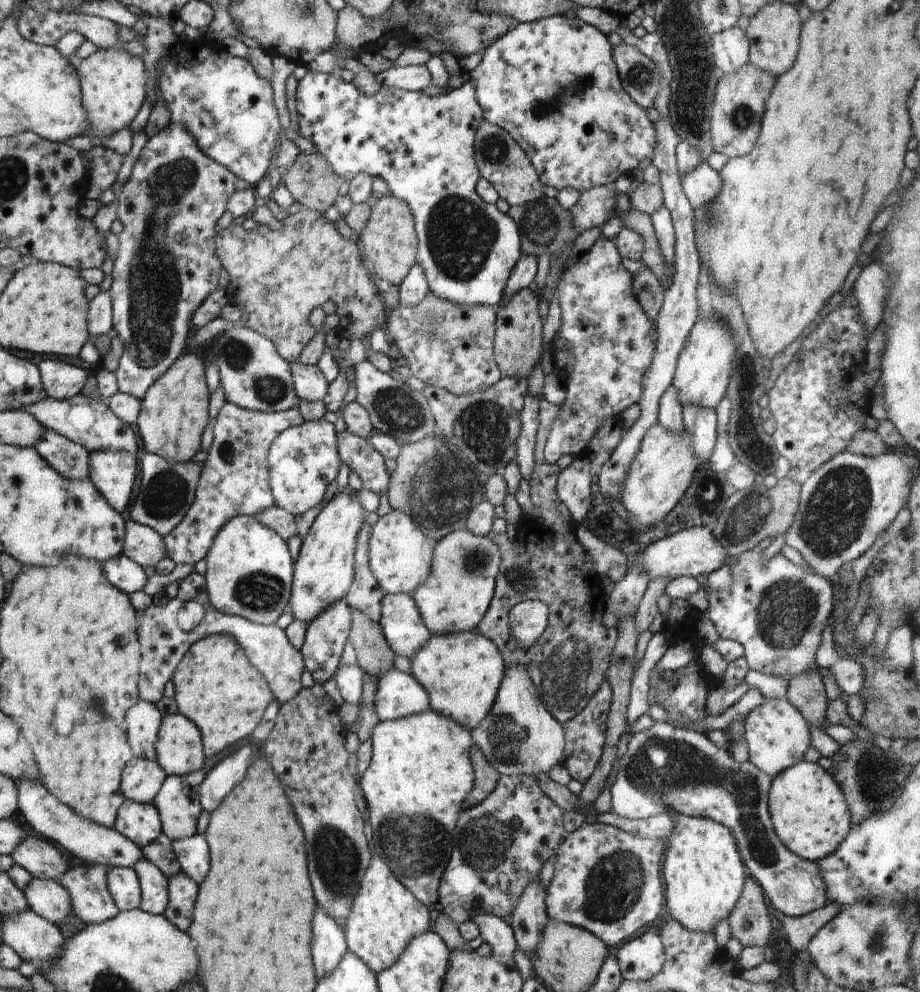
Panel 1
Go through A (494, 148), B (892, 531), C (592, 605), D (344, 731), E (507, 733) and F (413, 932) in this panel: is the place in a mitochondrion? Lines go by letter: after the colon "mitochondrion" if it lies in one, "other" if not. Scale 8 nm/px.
A: mitochondrion
B: other
C: other
D: other
E: mitochondrion
F: other

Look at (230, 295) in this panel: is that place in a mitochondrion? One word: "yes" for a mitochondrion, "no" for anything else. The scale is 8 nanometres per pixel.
no

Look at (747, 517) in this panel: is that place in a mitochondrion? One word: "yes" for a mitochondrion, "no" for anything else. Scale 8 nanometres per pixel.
yes

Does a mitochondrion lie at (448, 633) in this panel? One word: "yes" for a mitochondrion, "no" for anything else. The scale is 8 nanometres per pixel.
no

